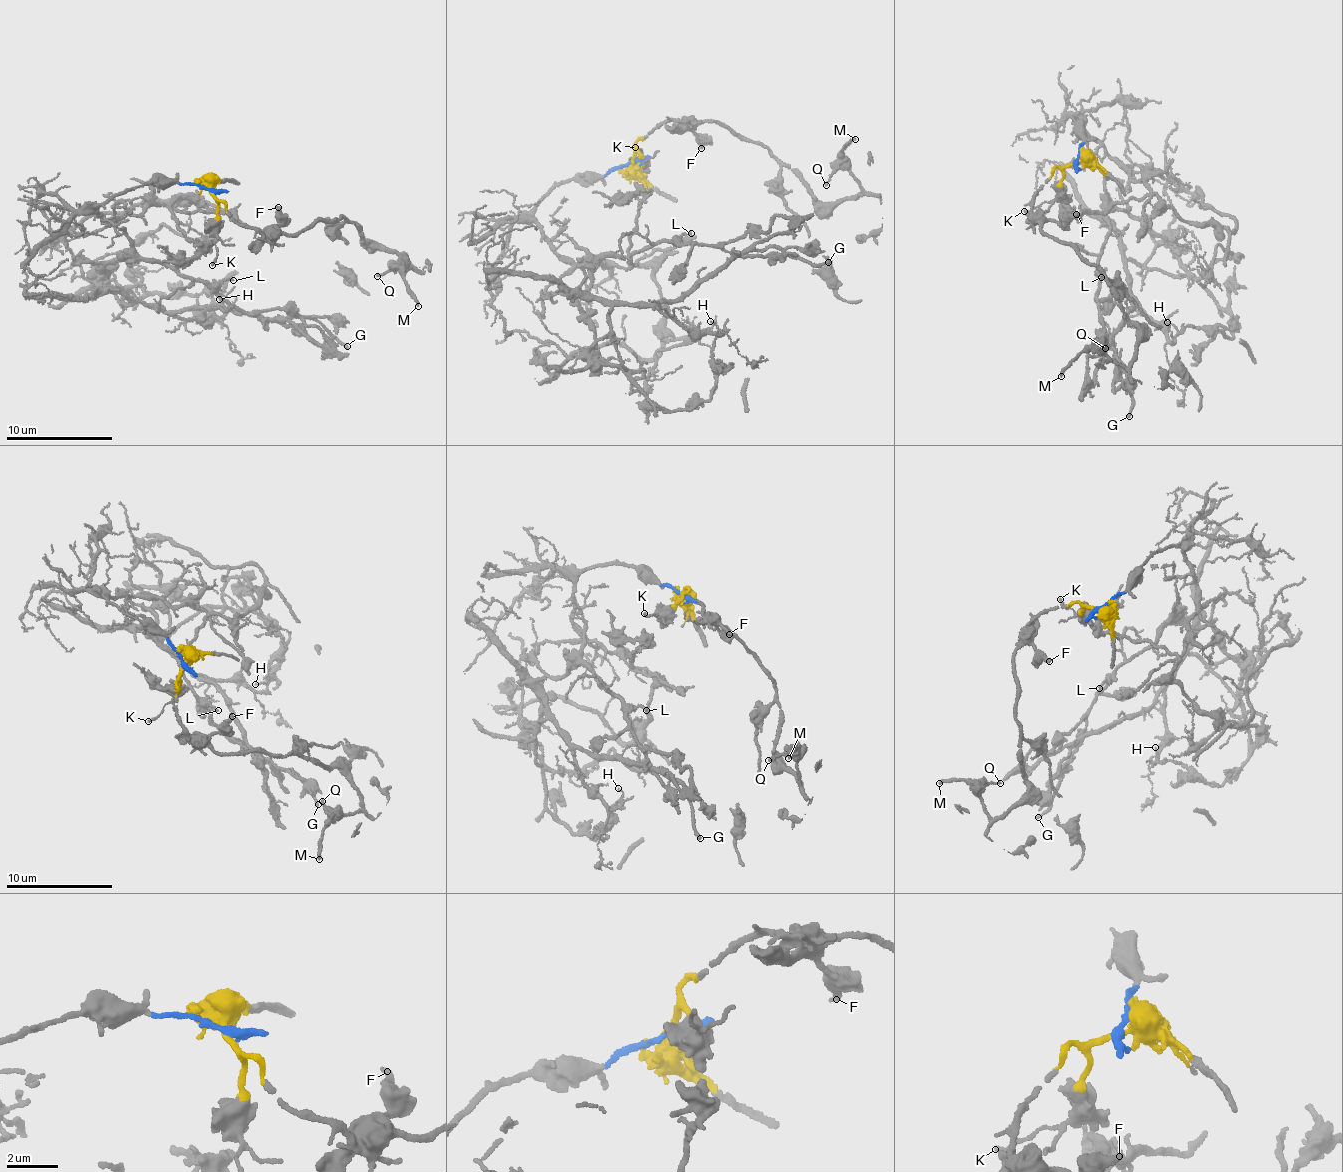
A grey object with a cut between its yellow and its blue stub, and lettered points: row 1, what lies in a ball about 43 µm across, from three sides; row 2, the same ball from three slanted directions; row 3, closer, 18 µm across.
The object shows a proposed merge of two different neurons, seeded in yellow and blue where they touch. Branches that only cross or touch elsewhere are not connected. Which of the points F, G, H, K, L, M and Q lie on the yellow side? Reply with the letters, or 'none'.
F, K, M, Q

